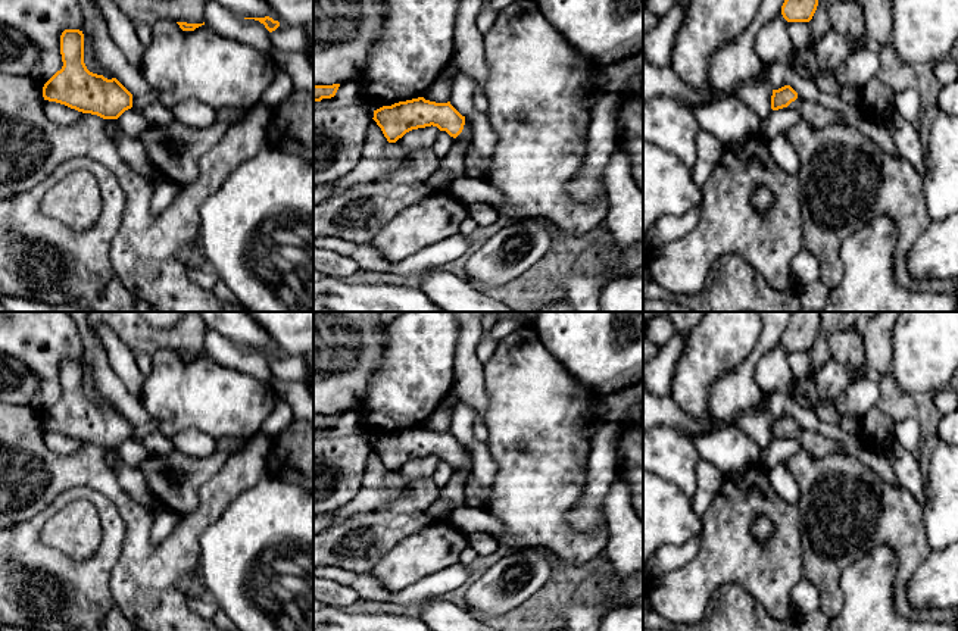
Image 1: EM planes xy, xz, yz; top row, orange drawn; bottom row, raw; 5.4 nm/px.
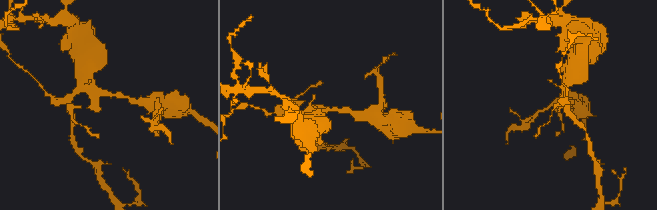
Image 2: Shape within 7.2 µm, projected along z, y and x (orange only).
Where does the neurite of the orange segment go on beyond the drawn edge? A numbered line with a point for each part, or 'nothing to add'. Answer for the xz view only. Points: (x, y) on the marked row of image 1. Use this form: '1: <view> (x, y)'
1: xz (467, 133)

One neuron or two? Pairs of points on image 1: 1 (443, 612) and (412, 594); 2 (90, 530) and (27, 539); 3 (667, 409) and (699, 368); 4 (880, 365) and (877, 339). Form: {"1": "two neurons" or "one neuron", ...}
{"1": "two neurons", "2": "two neurons", "3": "two neurons", "4": "one neuron"}

